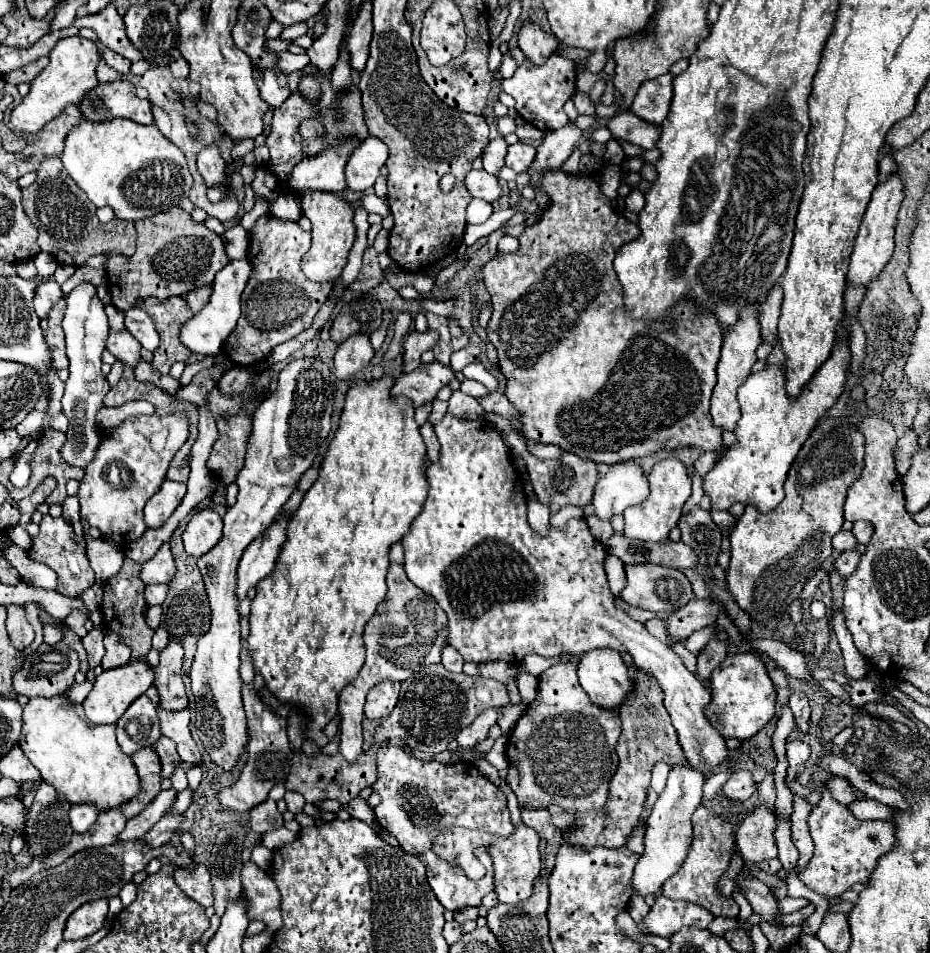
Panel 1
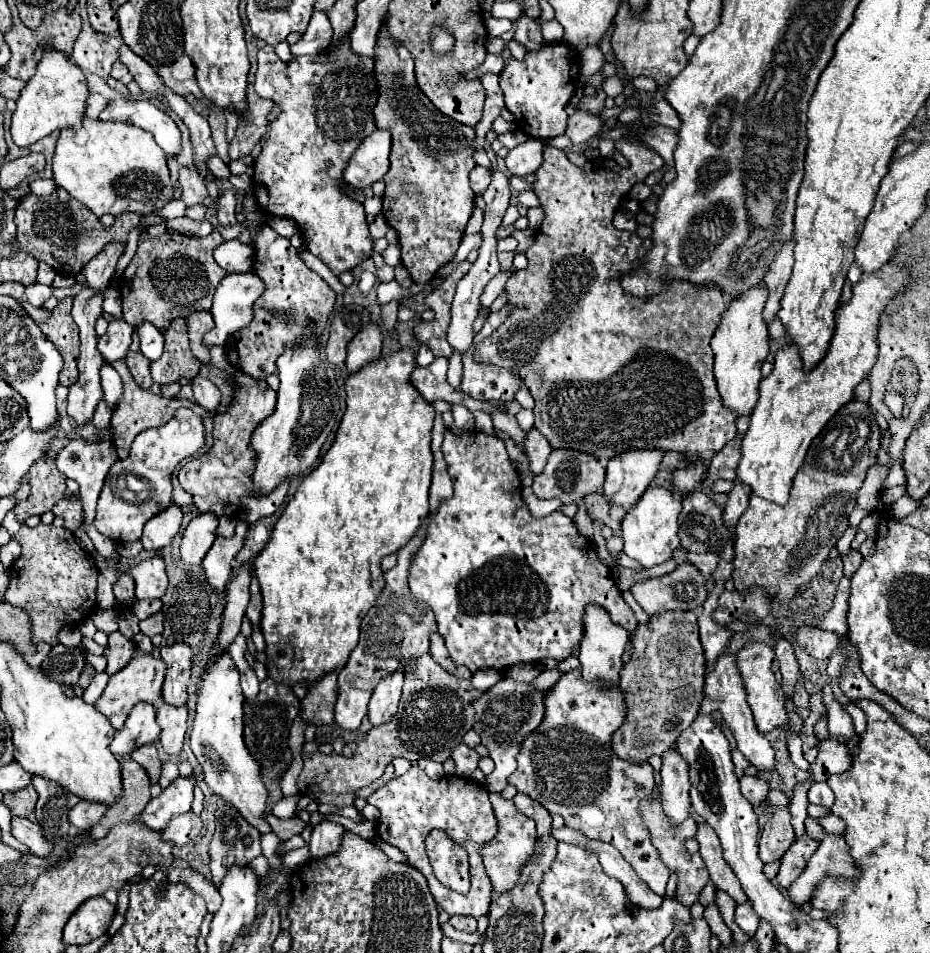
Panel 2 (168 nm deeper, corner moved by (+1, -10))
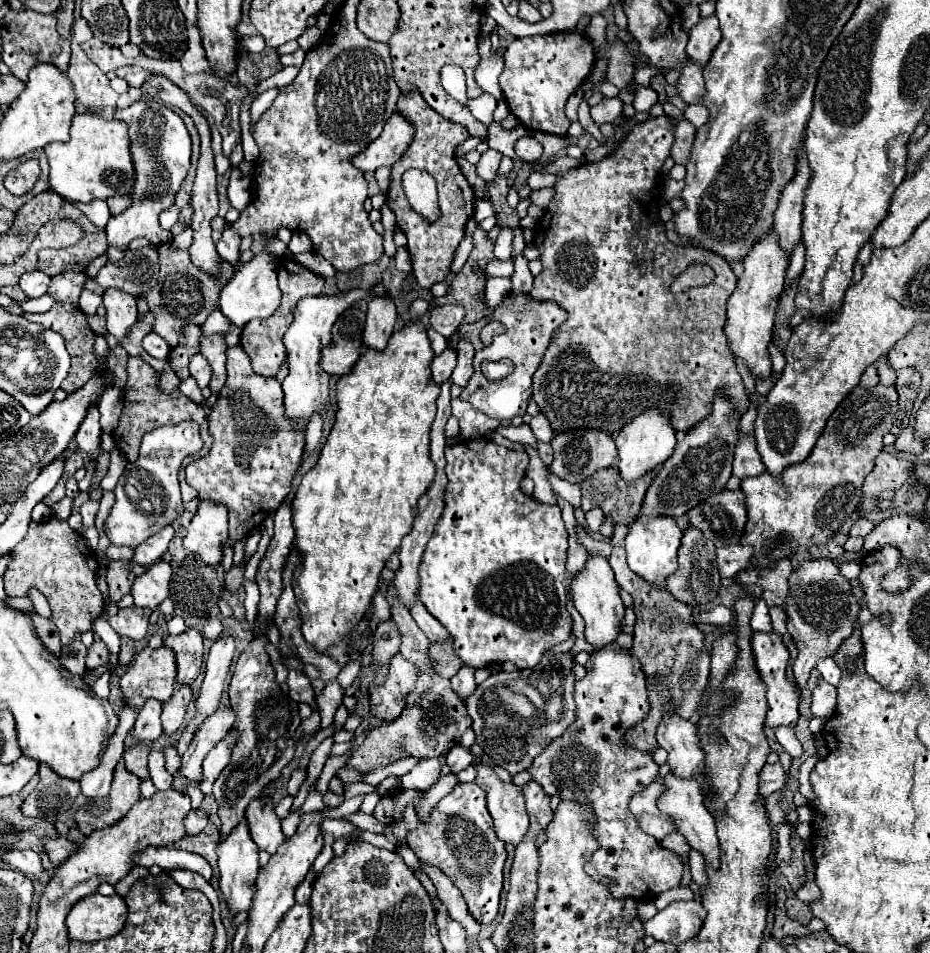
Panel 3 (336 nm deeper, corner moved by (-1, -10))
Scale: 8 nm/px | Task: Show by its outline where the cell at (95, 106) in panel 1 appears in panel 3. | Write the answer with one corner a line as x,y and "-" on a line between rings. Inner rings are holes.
136,101
126,109
116,109
114,119
126,121
130,125
128,133
132,139
136,183
130,209
110,217
106,225
108,263
120,263
128,249
128,243
136,237
146,237
154,245
172,241
172,233
164,231
158,225
158,213
174,203
174,195
190,169
190,135
184,127
184,121
172,109
156,101

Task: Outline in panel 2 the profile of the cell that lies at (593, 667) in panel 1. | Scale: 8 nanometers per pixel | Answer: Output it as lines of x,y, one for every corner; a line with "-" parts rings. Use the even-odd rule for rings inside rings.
588,605
584,609
584,637
580,641
580,649
578,649
578,659
582,665
582,675
588,681
596,681
602,679
604,687
616,687
618,685
618,673
622,667
622,653
628,639
628,631
620,625
616,625
614,621
608,619
608,611
602,605

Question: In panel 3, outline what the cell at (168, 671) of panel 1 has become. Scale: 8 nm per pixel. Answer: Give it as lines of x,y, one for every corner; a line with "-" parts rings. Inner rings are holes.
188,629
182,635
168,635
164,645
176,655
176,685
192,685
202,667
202,635
196,629

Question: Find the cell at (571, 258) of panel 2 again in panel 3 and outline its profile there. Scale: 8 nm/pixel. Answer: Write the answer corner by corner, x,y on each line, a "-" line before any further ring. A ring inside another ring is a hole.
662,115
634,125
620,147
602,161
582,163
566,173
556,173
554,199
534,233
534,245
540,251
544,269
534,277
528,293
536,301
554,301
568,313
568,319
554,329
532,379
534,401
556,433
596,429
614,435
648,409
666,415
676,433
688,433
712,413
712,403
718,395
726,395
738,415
744,415
750,407
742,377
736,371
734,357
726,349
726,335
722,333
726,301
734,291
736,277
722,257
714,257
704,249
670,243
658,217
658,207
652,203
660,181
658,171
670,157
672,139
674,125
-
696,261
712,267
716,279
706,287
672,293
672,281

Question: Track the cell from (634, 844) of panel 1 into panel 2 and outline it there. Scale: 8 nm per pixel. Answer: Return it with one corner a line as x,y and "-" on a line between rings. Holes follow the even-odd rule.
580,667
568,671
560,677
560,681
550,689
546,697
546,717
534,735
524,739
524,745
518,755
518,769
508,779
520,793
528,793
534,801
542,803
550,813
558,813
566,819
566,825
582,831
588,839
604,841
614,845
622,857
632,865
636,875
660,897
666,893
666,883
670,869
660,859
656,847
650,841
646,827
642,825
642,817
638,813
640,801
654,787
654,771
648,761
630,763
620,757
610,747
612,733
624,723
626,717
626,701
618,689
596,689
594,685
584,685
584,677

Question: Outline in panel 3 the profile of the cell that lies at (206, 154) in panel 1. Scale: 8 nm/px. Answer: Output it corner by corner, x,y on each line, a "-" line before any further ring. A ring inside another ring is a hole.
226,223
224,231
222,231
222,237
220,237
220,241
216,243
218,255
220,255
224,261
236,265
236,263
238,263
238,257
240,257
238,245
240,245
240,235
236,233
236,229
234,229
230,223

